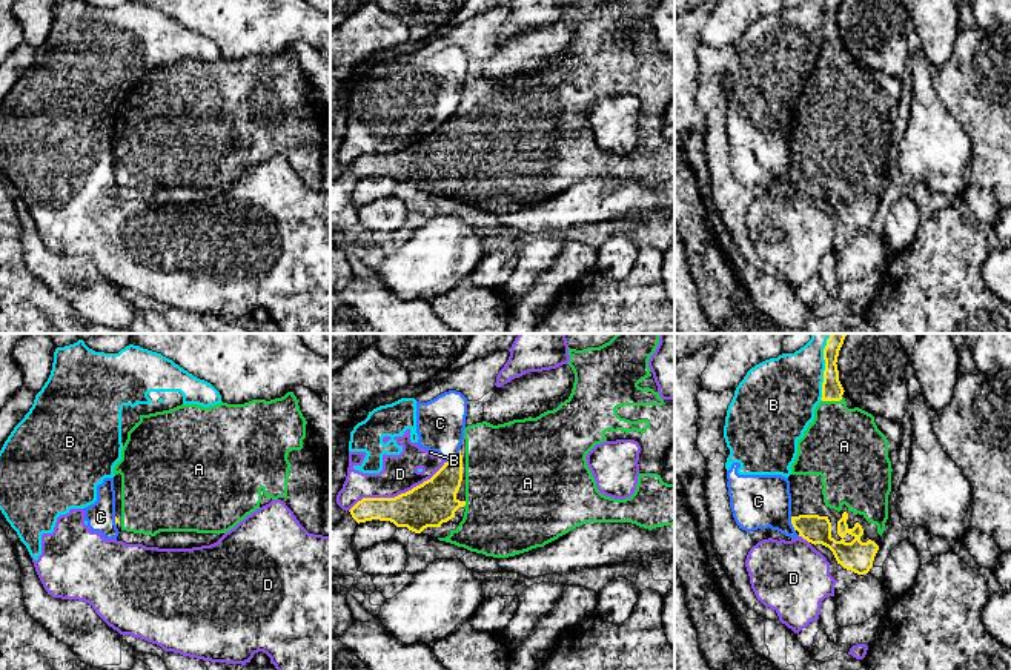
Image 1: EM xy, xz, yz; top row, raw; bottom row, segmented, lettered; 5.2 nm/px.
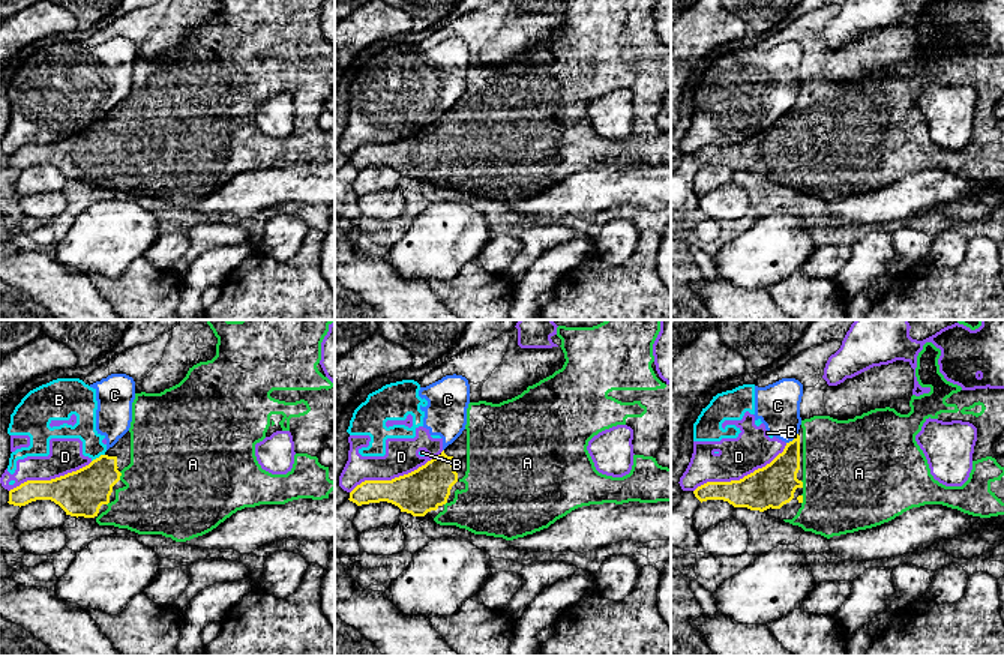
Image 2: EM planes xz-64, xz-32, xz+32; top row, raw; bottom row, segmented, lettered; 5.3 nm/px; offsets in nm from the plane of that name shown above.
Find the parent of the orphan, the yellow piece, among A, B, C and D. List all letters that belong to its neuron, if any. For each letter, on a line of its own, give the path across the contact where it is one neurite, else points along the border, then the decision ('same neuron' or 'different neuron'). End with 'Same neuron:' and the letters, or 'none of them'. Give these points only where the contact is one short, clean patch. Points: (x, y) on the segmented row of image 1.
A: same neuron
B: different neuron
C: border along xz (460, 449), (444, 463); different neuron
D: different neuron
Same neuron: A

